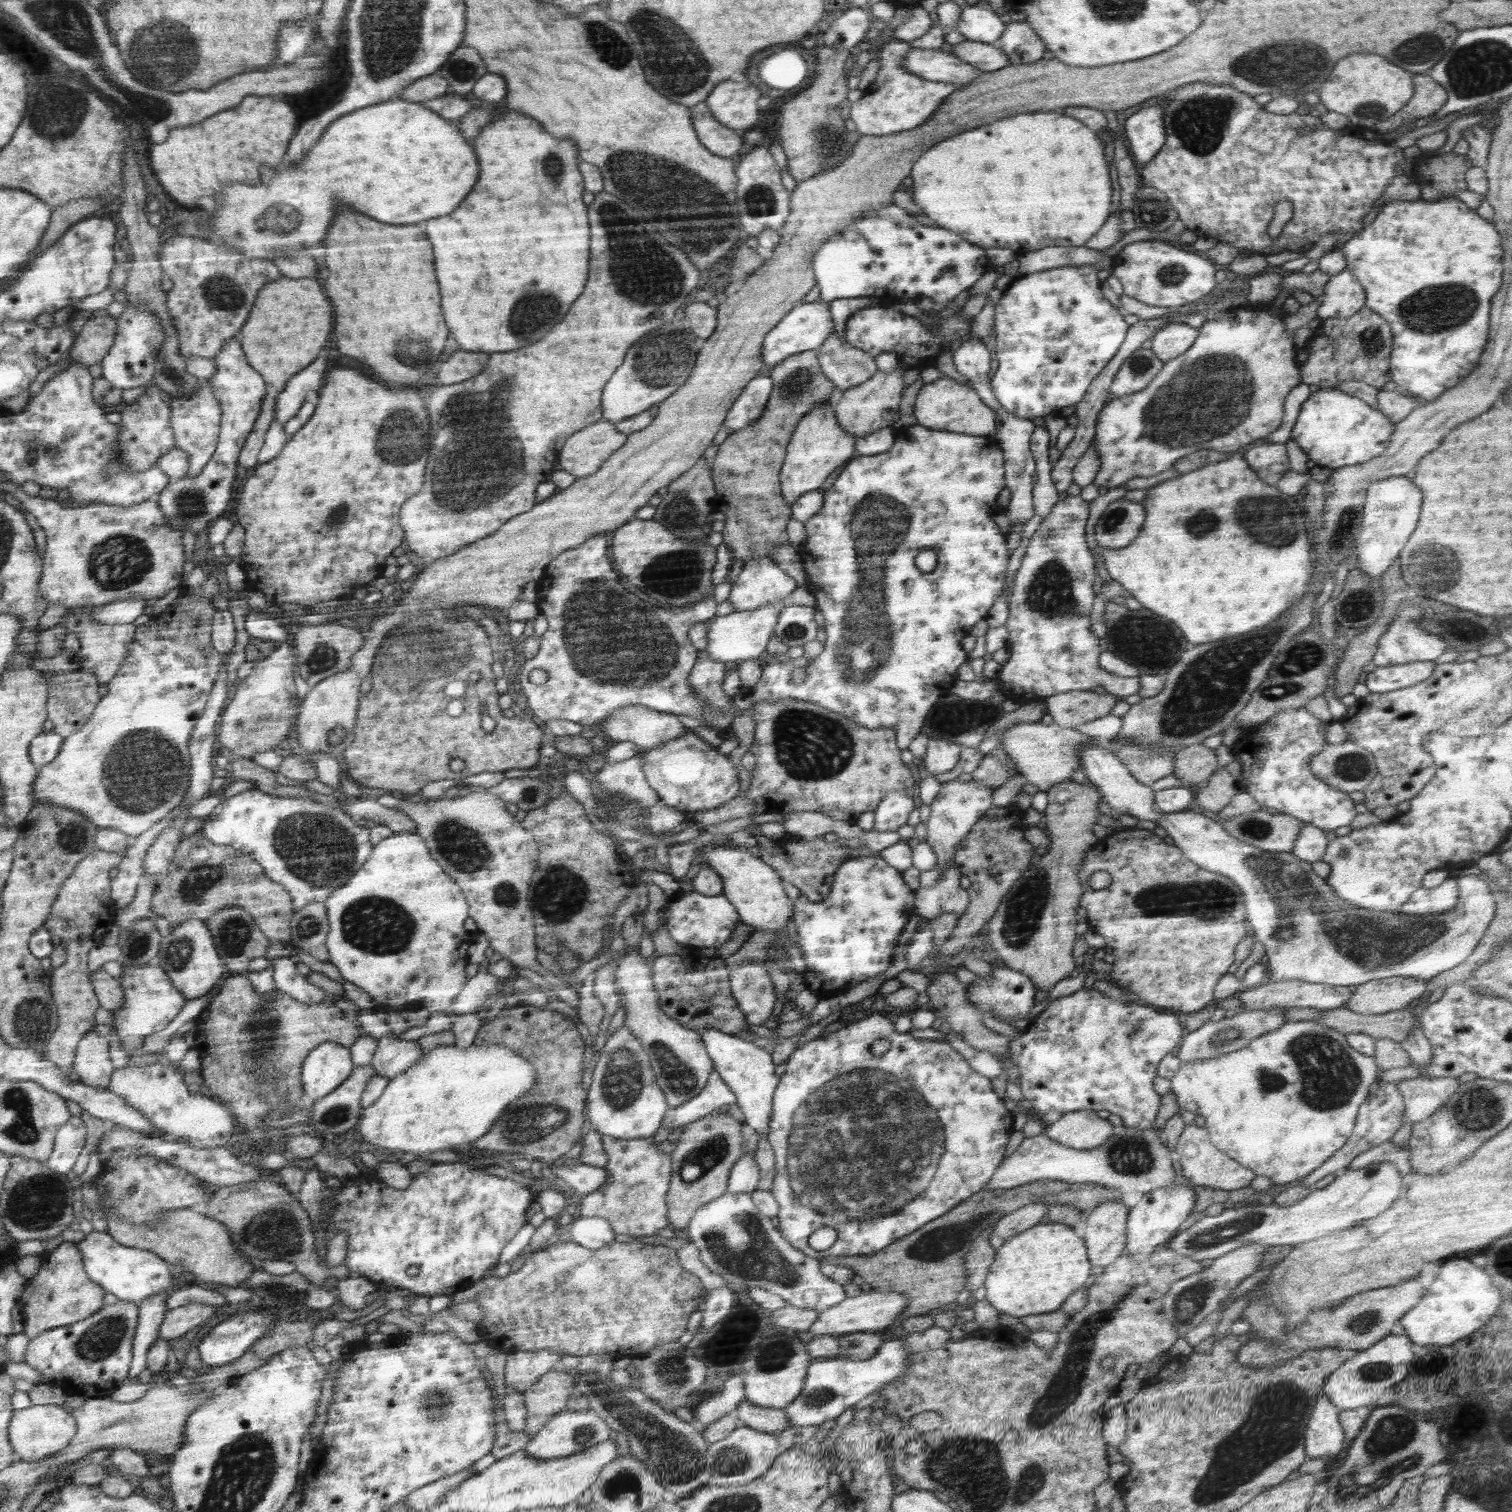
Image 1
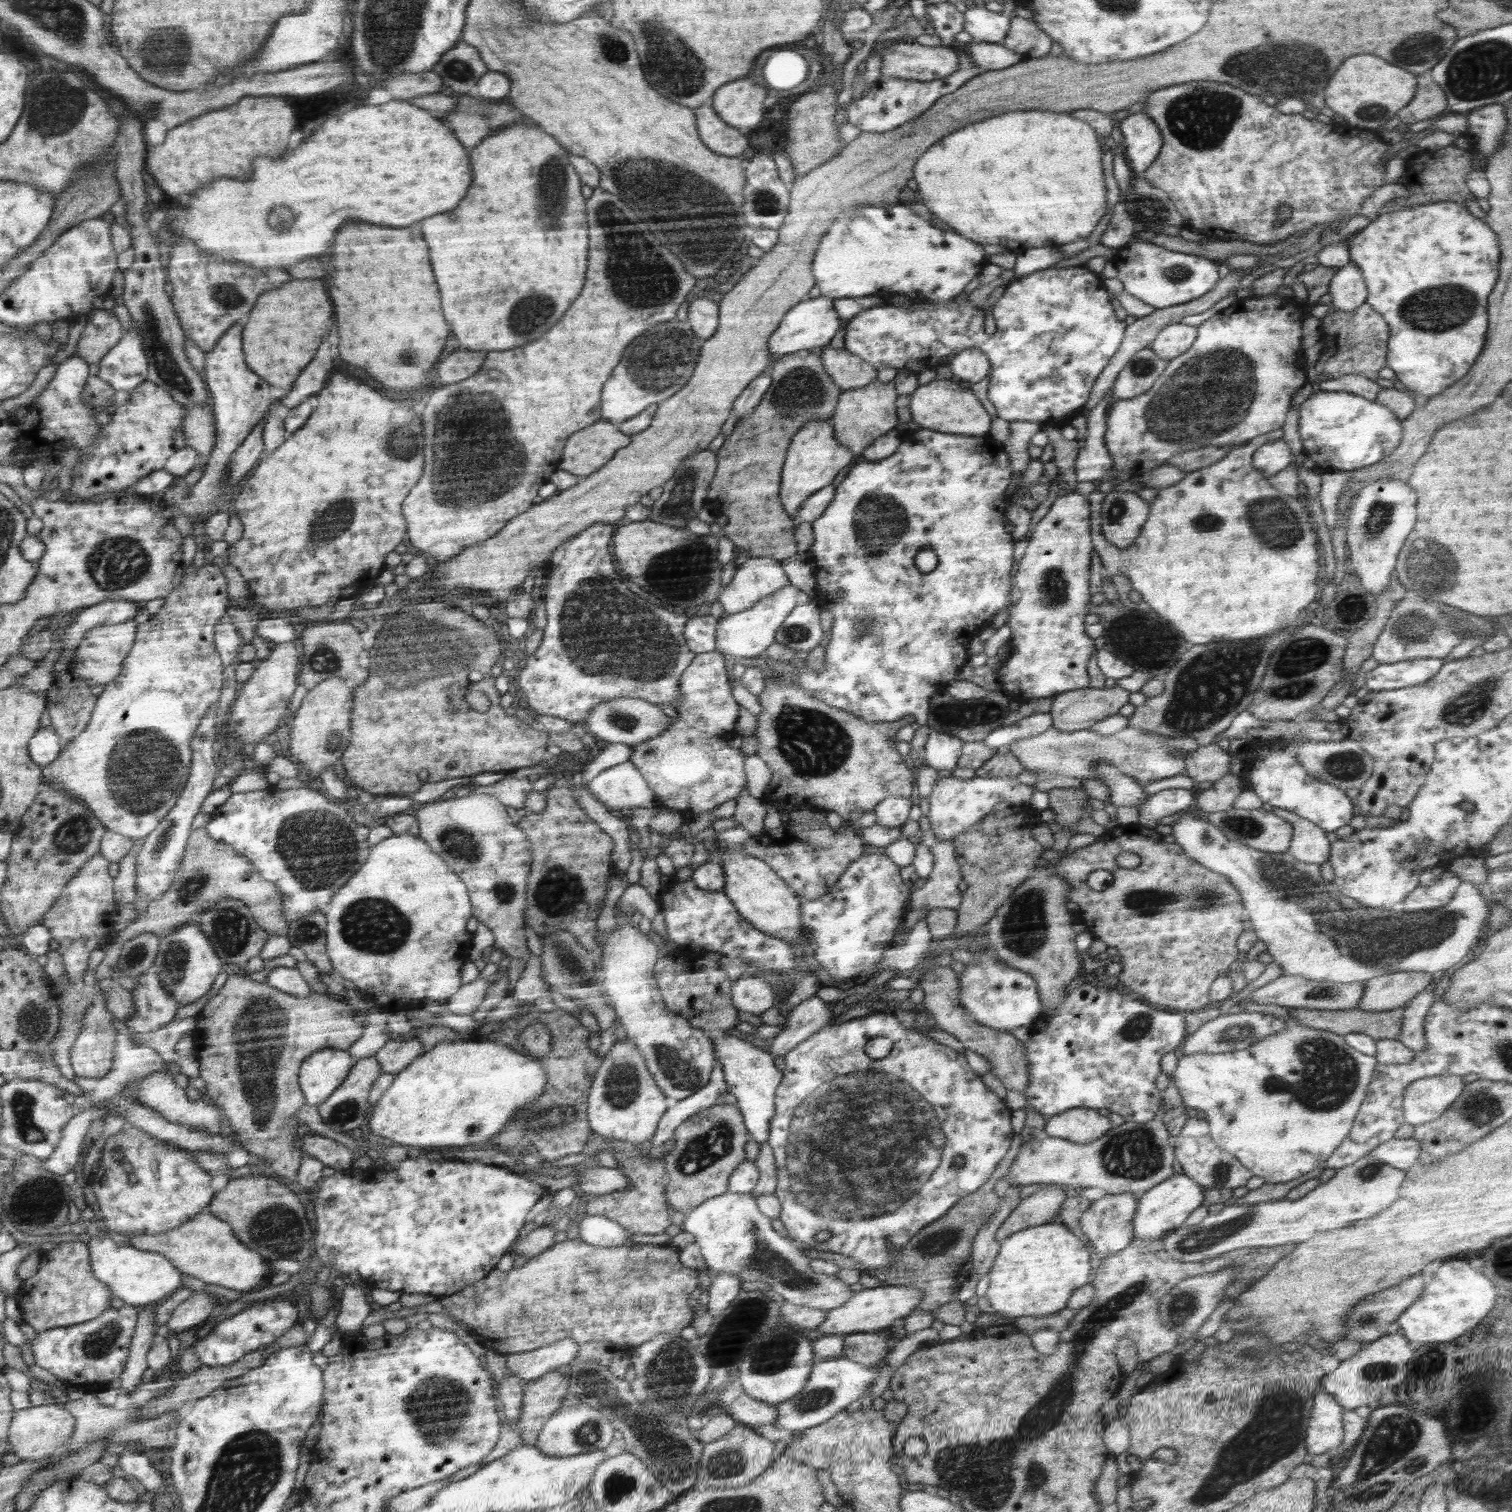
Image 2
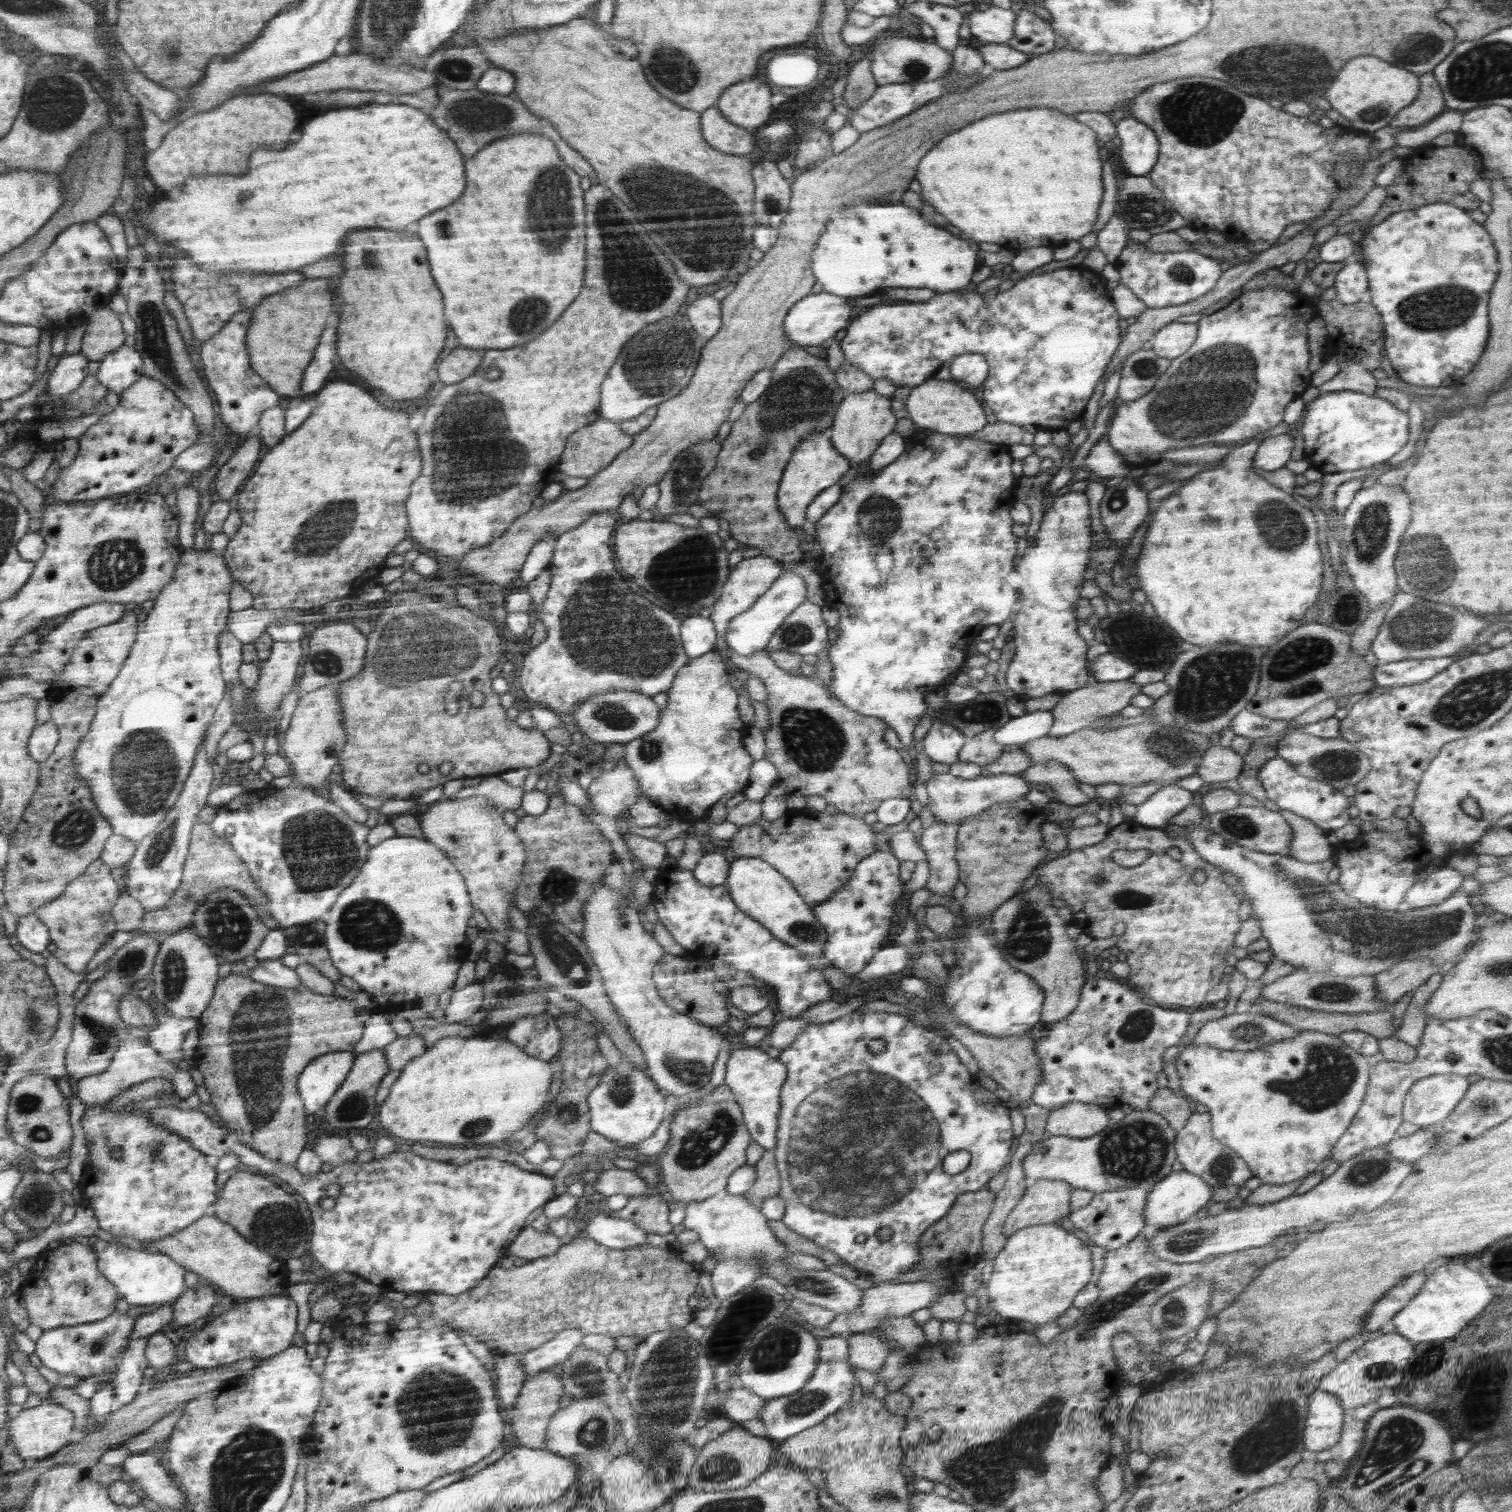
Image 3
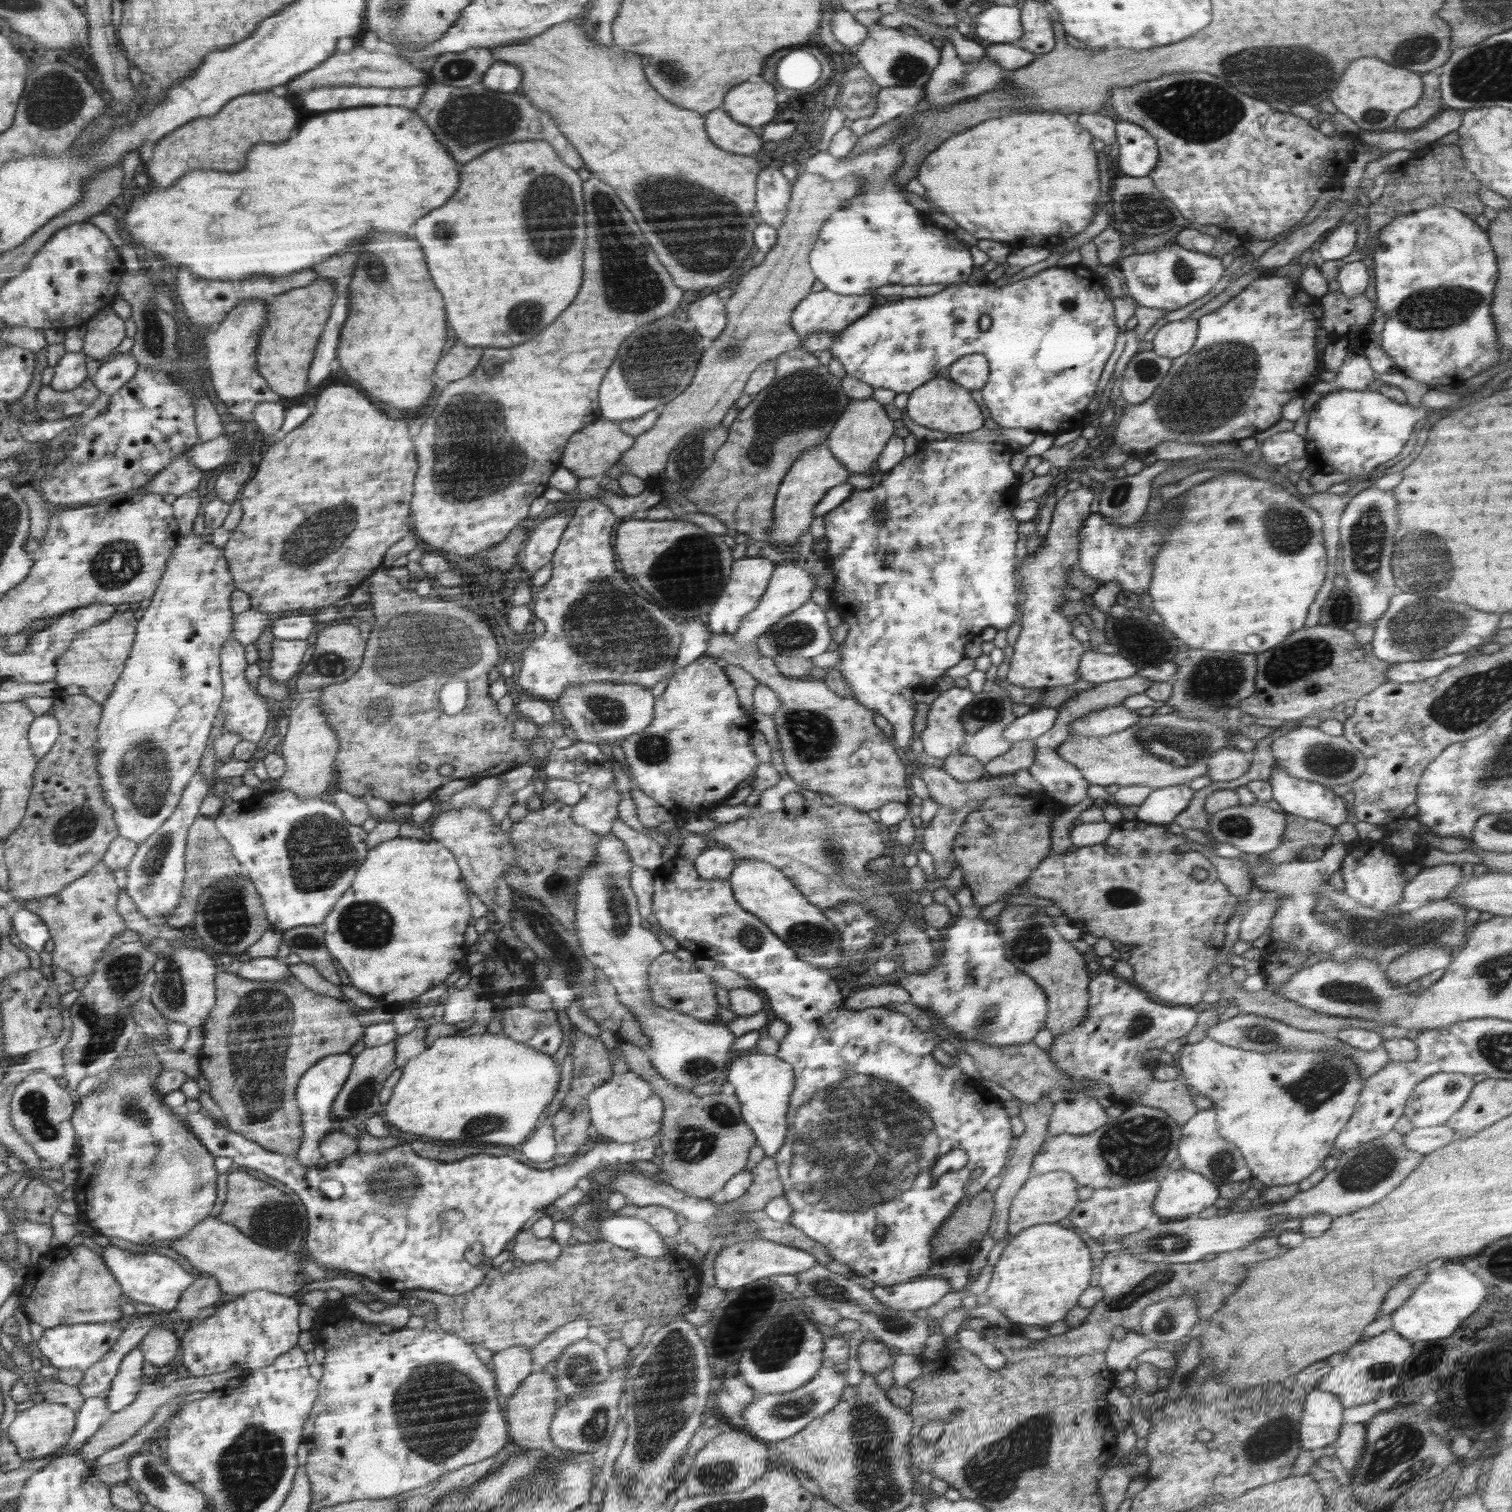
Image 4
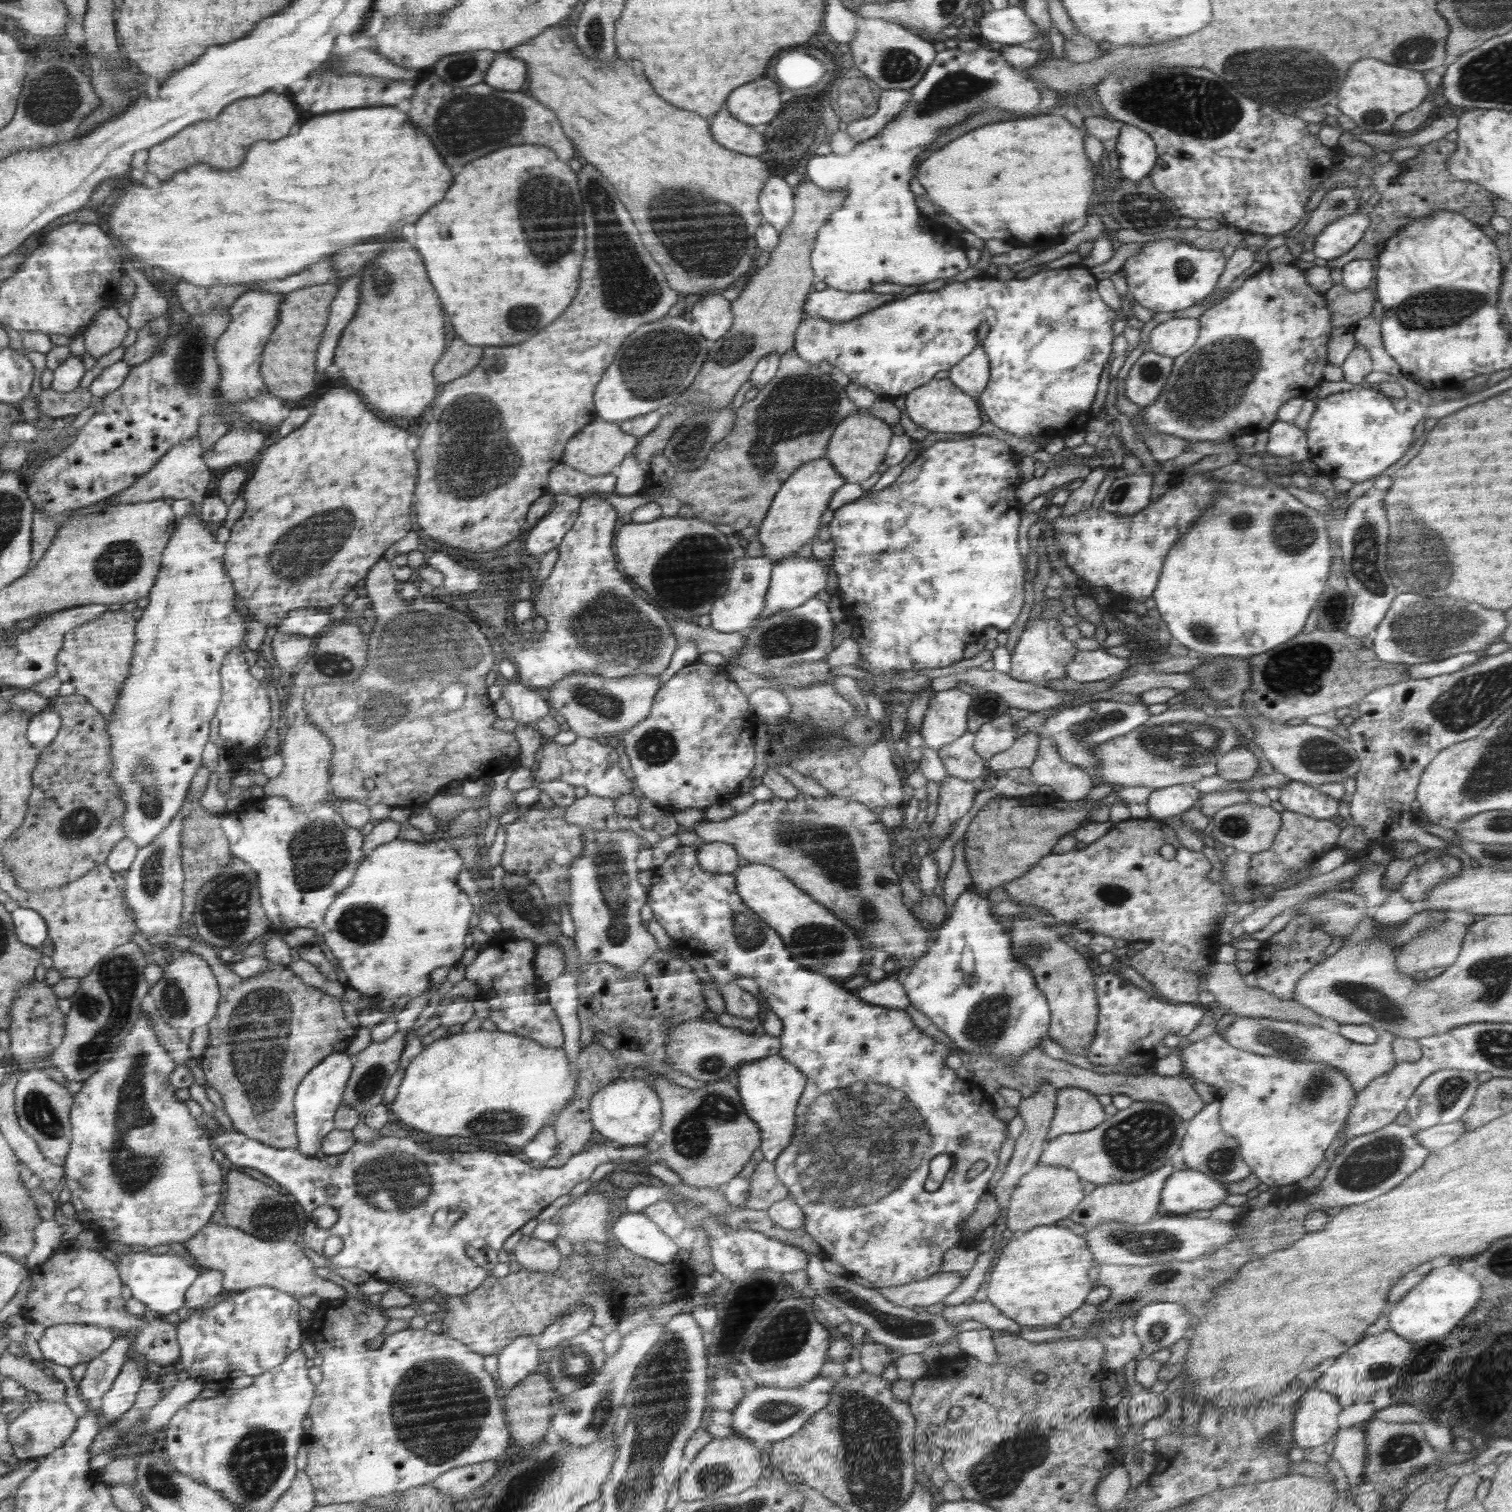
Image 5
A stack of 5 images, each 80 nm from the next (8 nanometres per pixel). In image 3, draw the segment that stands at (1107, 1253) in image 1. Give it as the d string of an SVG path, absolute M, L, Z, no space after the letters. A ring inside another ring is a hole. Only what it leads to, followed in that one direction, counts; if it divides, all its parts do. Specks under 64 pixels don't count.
M1134 1186L1095 1192L1088 1205L1072 1211L1066 1218L1070 1219L1080 1235L1090 1239L1096 1246L1108 1251L1116 1250L1141 1234L1141 1230L1145 1226L1144 1207L1146 1207L1146 1200L1148 1200L1151 1188L1152 1186L1150 1189Z

